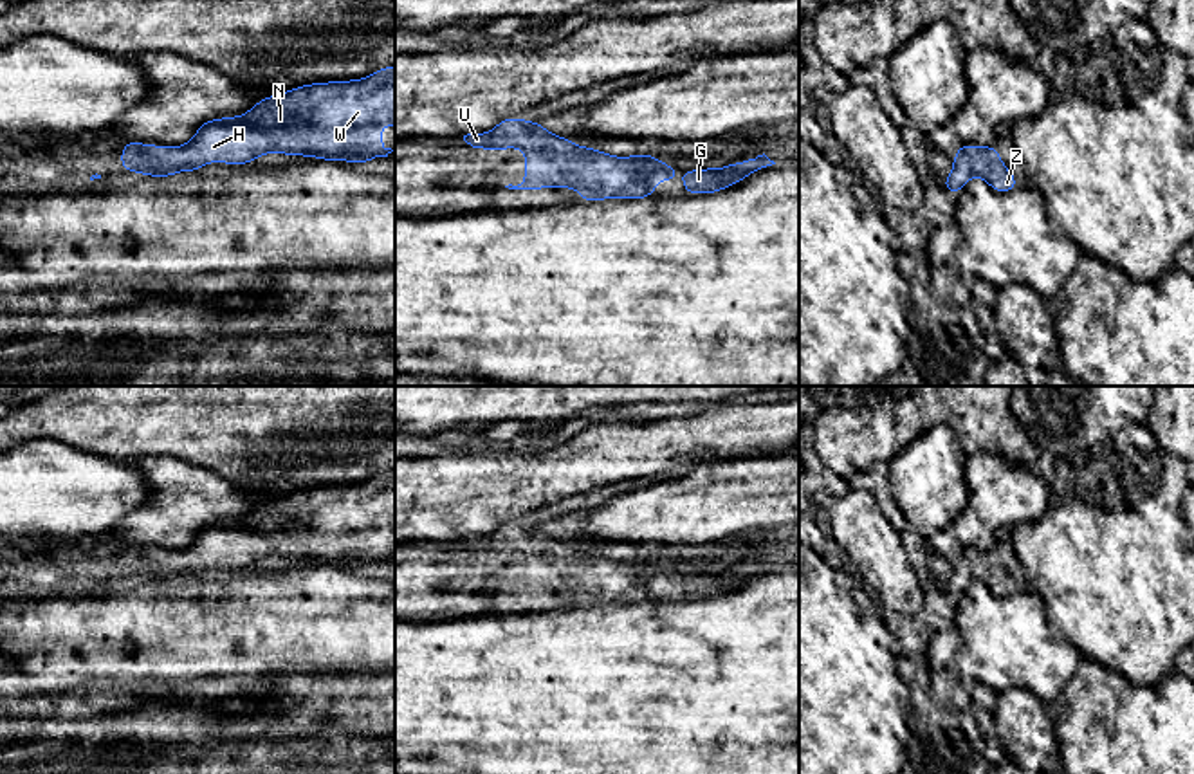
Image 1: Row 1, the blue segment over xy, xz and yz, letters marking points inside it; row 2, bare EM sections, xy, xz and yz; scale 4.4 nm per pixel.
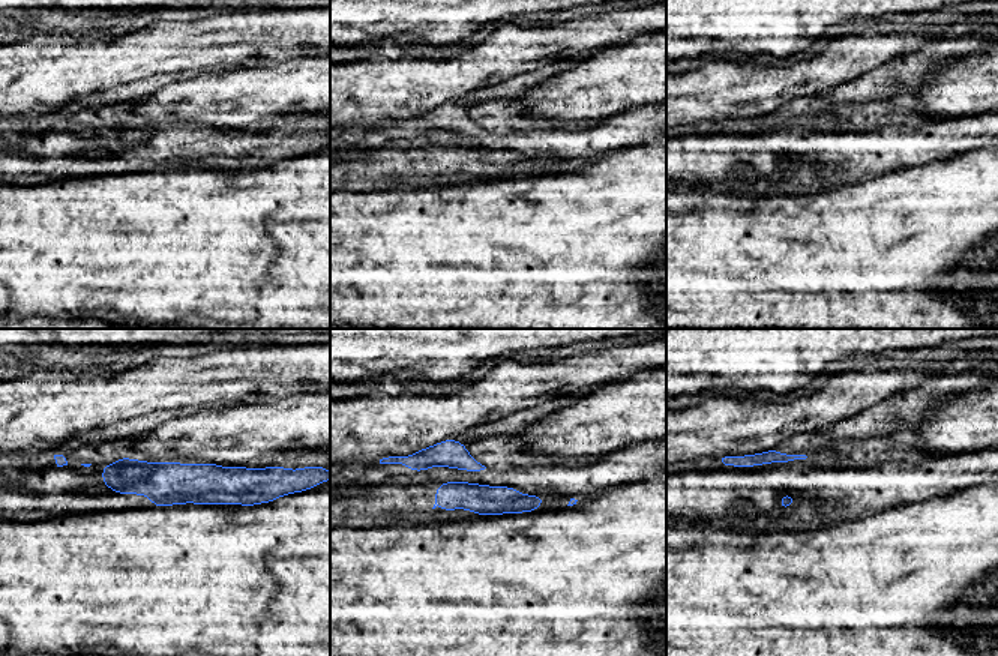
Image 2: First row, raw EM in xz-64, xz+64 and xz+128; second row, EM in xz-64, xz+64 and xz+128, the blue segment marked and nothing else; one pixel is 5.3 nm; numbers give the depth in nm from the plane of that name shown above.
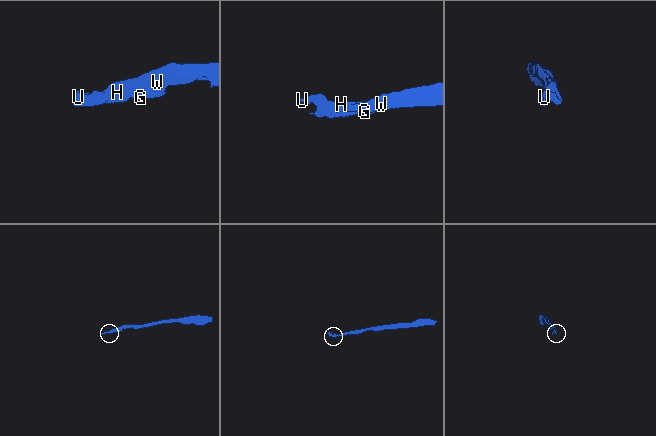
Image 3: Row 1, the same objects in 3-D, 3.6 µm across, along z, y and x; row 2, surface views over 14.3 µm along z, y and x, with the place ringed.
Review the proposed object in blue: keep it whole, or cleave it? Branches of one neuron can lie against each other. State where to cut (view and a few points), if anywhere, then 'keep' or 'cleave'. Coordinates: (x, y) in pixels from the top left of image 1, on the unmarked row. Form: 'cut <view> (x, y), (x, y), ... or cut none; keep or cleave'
cut none; keep

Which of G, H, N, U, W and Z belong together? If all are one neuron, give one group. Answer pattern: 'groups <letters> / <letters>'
groups G H N U W Z

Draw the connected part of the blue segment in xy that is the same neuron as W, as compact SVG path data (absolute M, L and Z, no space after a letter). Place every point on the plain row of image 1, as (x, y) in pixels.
M395 469L379 473L363 484L308 487L258 503L243 520L198 529L195 541L182 550L124 545L121 574L168 583L177 576L197 577L209 567L242 570L274 556L294 561L310 559L321 565L348 565L361 570L395 556L381 547L381 532L391 529L395 529Z

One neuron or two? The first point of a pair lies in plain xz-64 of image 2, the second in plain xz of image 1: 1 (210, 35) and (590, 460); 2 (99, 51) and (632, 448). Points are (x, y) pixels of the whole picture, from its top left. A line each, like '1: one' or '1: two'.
1: one
2: one

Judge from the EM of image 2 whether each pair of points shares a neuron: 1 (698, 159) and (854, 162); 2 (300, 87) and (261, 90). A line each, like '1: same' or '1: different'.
1: same
2: same

